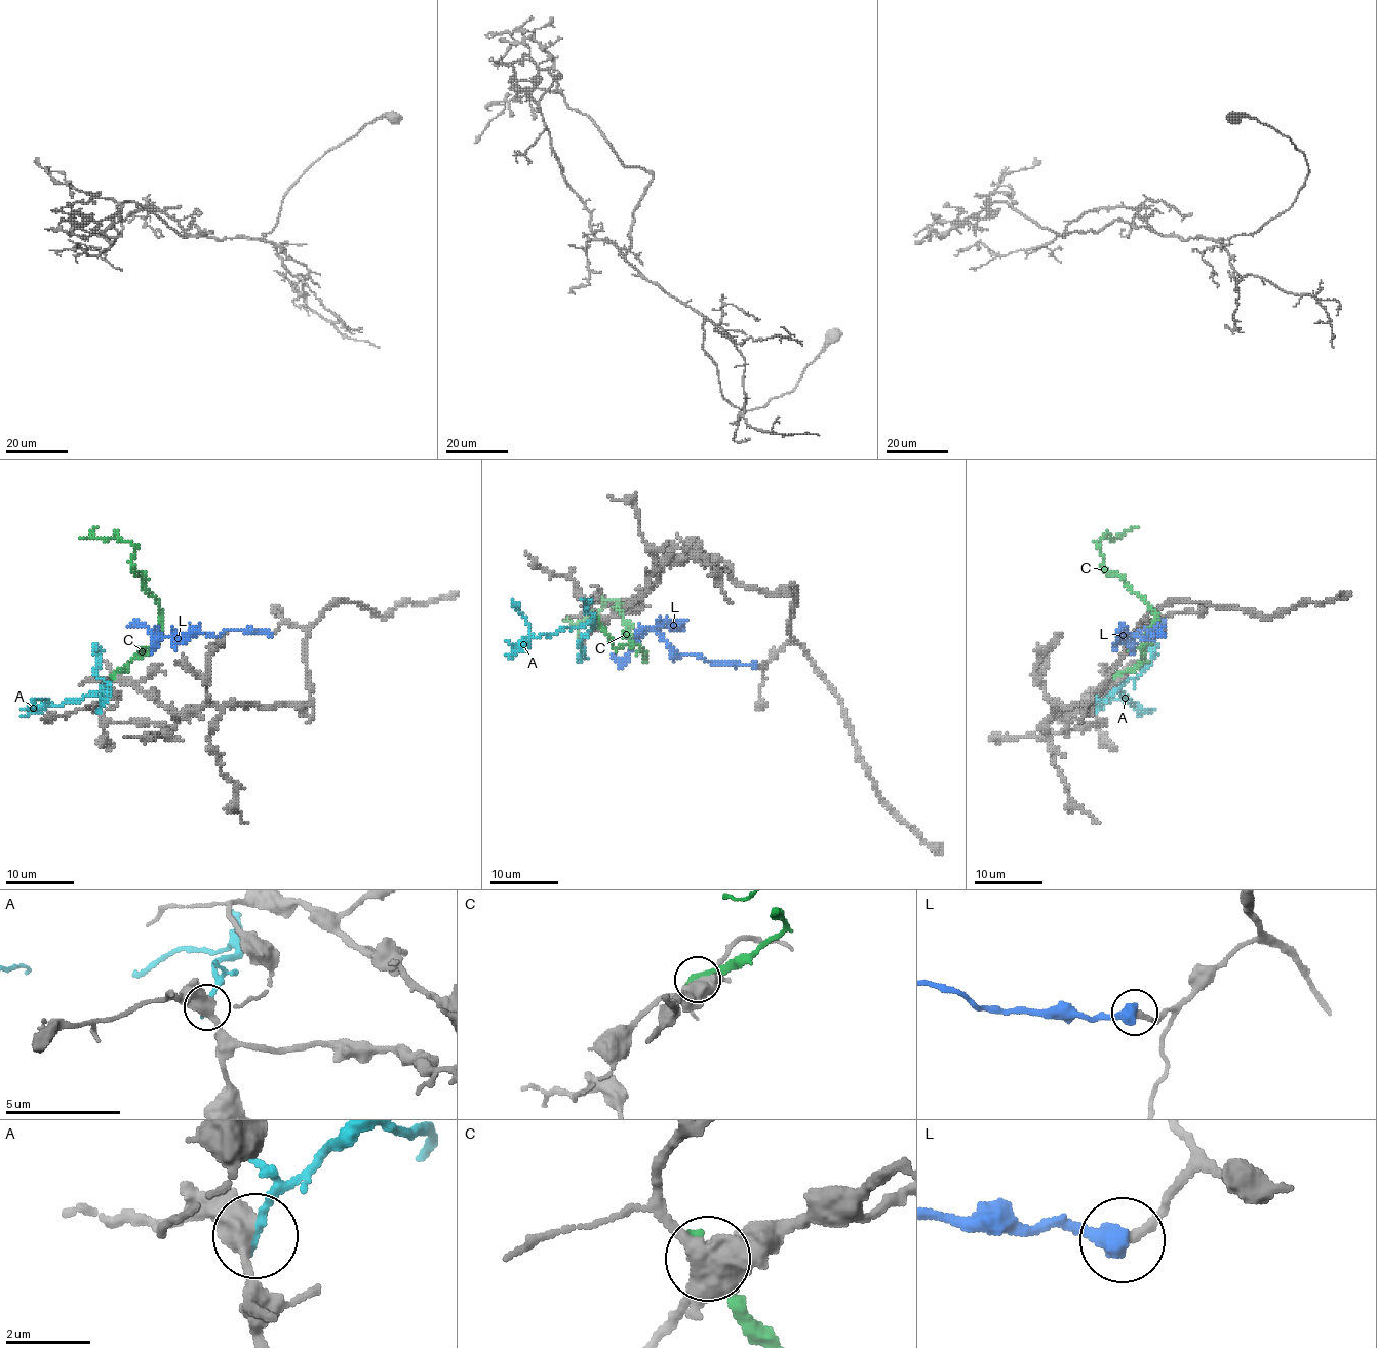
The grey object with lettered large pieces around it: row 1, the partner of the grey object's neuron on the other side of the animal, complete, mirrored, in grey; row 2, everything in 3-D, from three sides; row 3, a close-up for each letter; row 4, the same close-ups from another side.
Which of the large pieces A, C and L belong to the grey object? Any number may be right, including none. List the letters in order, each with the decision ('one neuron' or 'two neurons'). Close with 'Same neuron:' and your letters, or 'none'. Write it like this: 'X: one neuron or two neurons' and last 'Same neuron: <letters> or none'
A: two neurons
C: two neurons
L: one neuron
Same neuron: L

